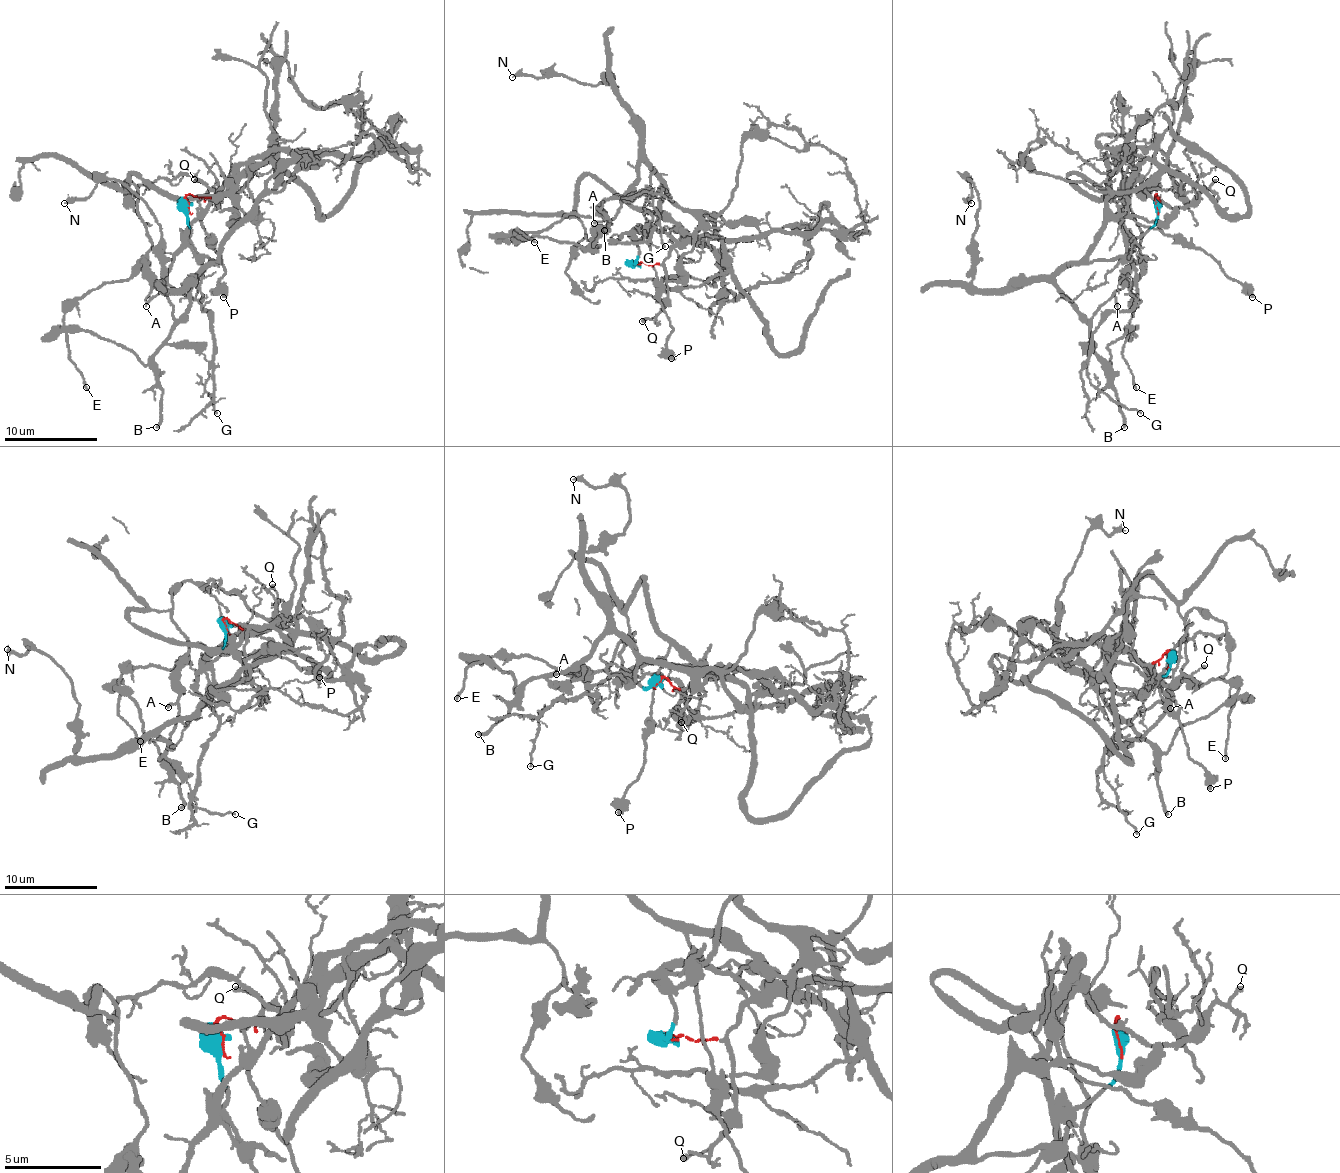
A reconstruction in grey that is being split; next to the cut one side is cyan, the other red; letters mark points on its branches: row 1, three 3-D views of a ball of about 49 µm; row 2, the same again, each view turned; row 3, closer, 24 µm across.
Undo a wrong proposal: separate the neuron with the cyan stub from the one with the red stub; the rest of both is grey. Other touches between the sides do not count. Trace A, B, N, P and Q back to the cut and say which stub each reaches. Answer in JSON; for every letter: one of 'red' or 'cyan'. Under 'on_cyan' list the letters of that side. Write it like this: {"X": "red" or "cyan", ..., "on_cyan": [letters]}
{"A": "cyan", "B": "cyan", "N": "cyan", "P": "red", "Q": "red", "on_cyan": ["A", "B", "N"]}

